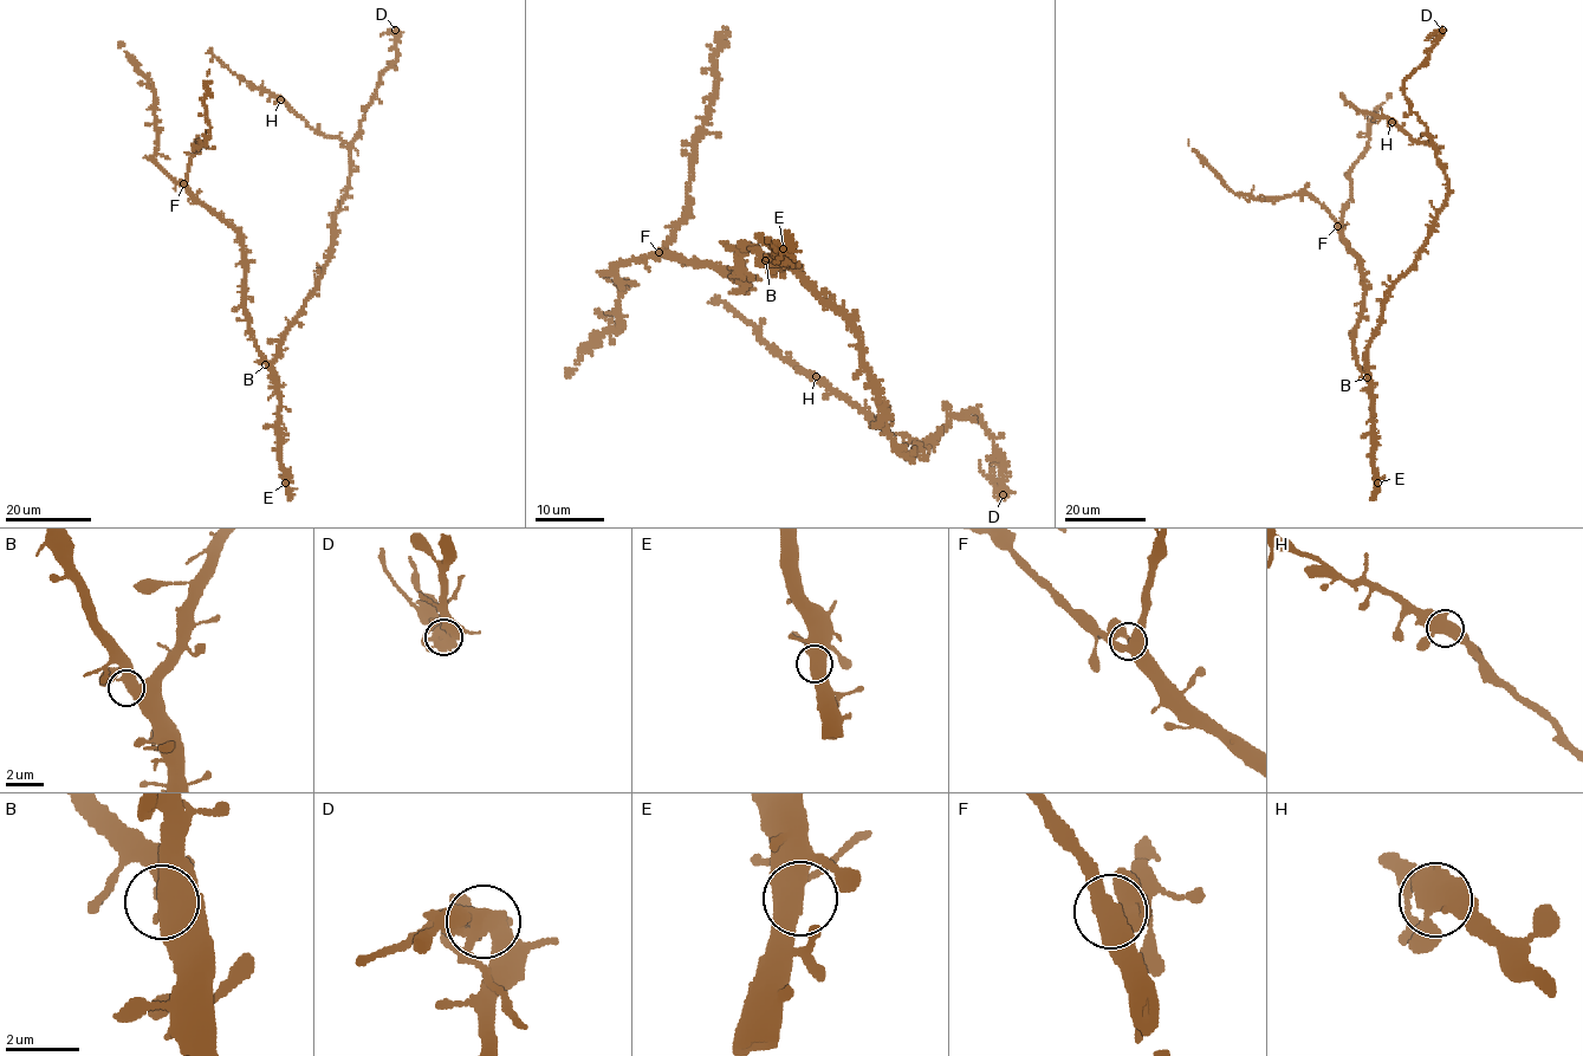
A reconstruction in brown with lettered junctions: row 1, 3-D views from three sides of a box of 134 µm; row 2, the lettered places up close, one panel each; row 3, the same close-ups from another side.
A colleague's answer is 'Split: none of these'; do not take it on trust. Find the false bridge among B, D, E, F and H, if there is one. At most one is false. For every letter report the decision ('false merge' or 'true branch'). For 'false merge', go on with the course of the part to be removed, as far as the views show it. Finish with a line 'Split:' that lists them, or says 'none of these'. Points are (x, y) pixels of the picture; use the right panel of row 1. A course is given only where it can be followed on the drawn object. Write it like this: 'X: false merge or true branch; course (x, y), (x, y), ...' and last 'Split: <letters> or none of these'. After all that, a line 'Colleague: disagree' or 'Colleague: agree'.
B: true branch
D: false merge; course (1442, 30), (1425, 40)
E: true branch
F: true branch
H: true branch
Split: D
Colleague: disagree

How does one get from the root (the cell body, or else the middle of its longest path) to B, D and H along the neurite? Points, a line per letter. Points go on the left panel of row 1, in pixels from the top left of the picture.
B: (283, 342), (280, 351), (265, 364)
D: (283, 342), (329, 259), (333, 213), (350, 174), (350, 144), (380, 75), (396, 59), (395, 30)
H: (283, 342), (284, 332), (329, 259), (333, 213), (343, 201), (350, 170), (348, 144), (317, 134), (280, 99)

